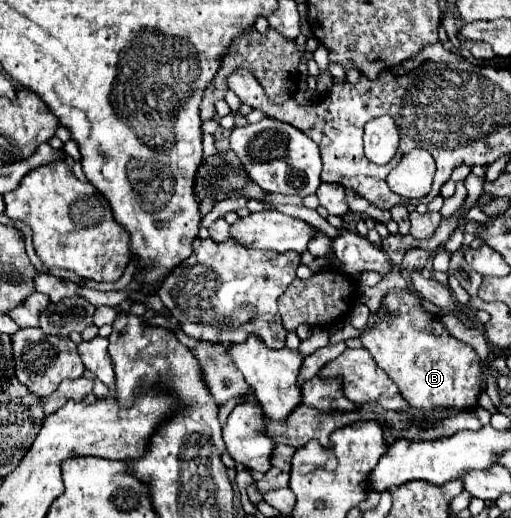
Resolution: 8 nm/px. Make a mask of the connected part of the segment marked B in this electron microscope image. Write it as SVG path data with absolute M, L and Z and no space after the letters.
M411 286L387 292L381 308L385 308L385 316L375 318L375 312L371 312L359 340L397 384L403 398L421 410L433 406L473 408L481 388L481 360L477 352L469 344L453 338L441 318L421 306L421 298Z

